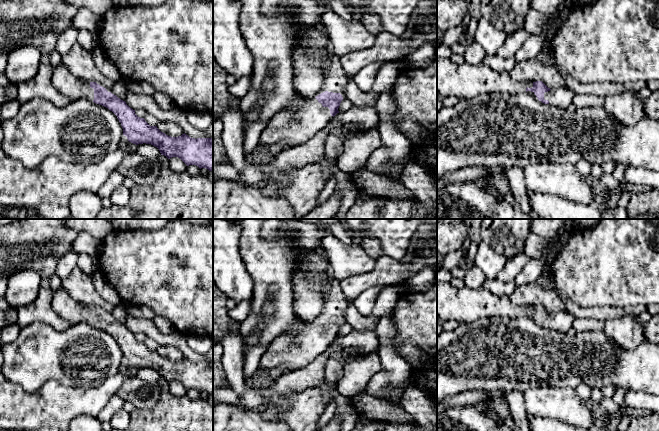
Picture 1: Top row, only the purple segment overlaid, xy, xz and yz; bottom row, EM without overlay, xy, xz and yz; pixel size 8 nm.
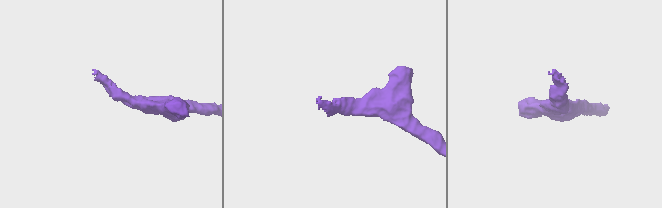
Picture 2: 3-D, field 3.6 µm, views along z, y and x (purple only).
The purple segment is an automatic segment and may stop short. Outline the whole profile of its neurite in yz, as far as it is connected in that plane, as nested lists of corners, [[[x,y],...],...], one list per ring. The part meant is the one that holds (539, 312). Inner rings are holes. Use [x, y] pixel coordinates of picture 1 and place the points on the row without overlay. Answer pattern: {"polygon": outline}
{"polygon": [[[450,282],[437,283],[437,315],[442,321],[452,319],[457,320],[460,323],[470,323],[483,318],[514,318],[531,315],[542,327],[556,330],[561,333],[568,333],[576,319],[576,317],[567,310],[550,313],[542,305],[521,306],[514,304],[510,296],[499,296],[483,287],[478,289],[469,289],[466,286],[463,288],[455,288],[450,284]]]}

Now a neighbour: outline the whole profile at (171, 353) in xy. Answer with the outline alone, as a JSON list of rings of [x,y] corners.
[[[159,345],[157,352],[161,356],[163,356],[166,359],[171,360],[171,361],[178,361],[178,360],[181,360],[182,358],[184,358],[183,353],[179,349],[177,349],[173,346]]]

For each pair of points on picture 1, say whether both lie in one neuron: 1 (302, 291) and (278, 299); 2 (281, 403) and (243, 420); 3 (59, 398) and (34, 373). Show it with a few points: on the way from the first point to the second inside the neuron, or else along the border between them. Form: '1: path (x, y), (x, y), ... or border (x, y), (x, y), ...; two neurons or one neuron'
1: border (296, 271), (293, 275), (294, 318); two neurons
2: path (272, 403), (252, 418); one neuron
3: border (67, 385), (47, 380), (33, 392), (21, 387); two neurons

